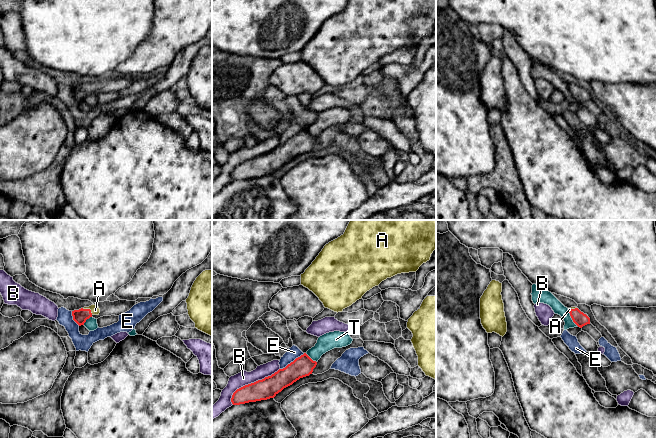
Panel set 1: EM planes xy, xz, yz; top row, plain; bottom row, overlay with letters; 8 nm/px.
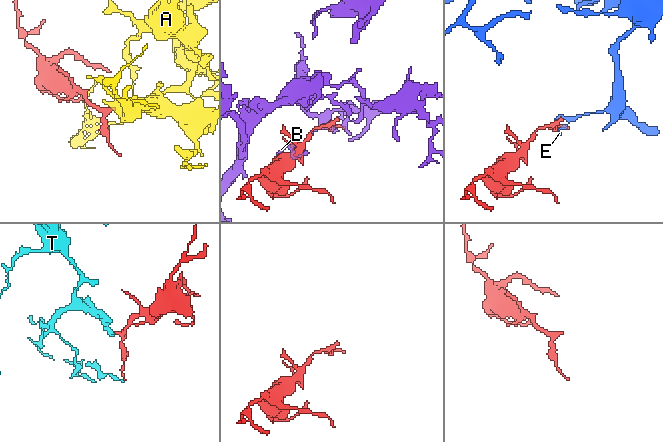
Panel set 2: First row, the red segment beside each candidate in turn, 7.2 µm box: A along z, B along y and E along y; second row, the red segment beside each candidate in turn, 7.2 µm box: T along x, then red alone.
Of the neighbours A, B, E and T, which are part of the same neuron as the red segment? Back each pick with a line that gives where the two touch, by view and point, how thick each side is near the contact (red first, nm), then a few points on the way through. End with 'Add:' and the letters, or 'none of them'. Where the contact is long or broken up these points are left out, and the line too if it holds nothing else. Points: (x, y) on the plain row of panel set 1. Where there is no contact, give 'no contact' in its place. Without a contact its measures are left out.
A: xy (88, 85) | 120/70 nm | across xy (80, 92), (88, 85), (95, 86)
Add: A

